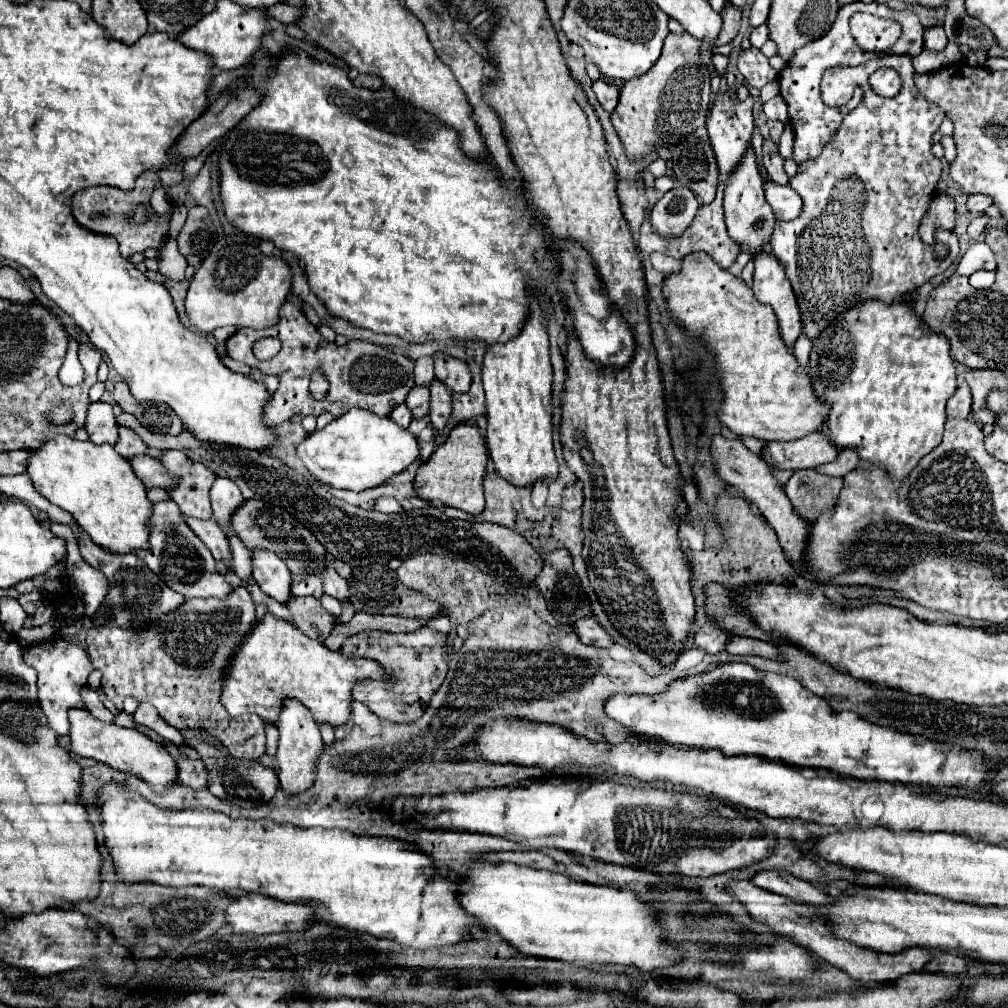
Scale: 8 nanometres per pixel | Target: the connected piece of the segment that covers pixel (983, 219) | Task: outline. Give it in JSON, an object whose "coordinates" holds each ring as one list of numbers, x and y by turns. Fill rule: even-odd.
{"coordinates":[[977,216,977,218,969,224,969,228,967,228,969,238,971,238,971,240,977,240,977,238,983,234,985,226,987,226,987,216]]}

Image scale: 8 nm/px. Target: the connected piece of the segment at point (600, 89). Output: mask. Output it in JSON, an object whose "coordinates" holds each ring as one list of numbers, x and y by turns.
{"coordinates":[[597,80,593,82,593,92,597,96,597,100,601,102,603,110,607,112,613,112,617,102,619,102,619,88,615,84,607,84,603,80]]}

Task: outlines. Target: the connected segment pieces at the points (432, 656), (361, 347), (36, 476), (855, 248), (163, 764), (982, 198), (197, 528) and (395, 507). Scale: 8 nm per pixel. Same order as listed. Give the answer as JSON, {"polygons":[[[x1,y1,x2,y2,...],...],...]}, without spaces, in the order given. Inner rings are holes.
{"polygons":[[[421,628,415,634,389,634,389,632,379,632,379,630,363,630,355,636,349,636,345,640,345,646,341,646,341,652,345,654,357,654,371,658,379,662,383,672,387,674,385,680,359,680,357,688,353,688,353,698,363,702,371,712,375,712,379,718,391,720,391,722,411,722,417,720,423,714,423,708,427,706,431,694,443,684,445,674,447,674,447,652,445,652,445,634]],[[287,300,281,306,279,320,271,328,261,328,261,330,241,328,237,334,233,334,227,340,227,356,245,362,251,368,257,368,263,374,281,376,281,384,275,396,263,408,263,422,269,426,277,426,295,414,319,416,323,412,329,412,335,418,339,418,349,408,361,408,377,416,389,416,389,412,395,406,405,402,405,396,415,386,411,358,403,354,395,354,389,348,381,348,365,340,349,340,345,346,331,344,317,332,317,326,313,326,305,318,301,308,291,300],[263,336,275,336,281,340,281,352,267,362,259,362,251,352,253,342],[315,370,321,370,329,382,329,392,325,394,323,400,313,398,313,394,309,392,311,374]],[[89,402,85,430,91,442,55,436,37,450,29,452,27,474,35,490,51,504,67,510,95,544,117,554,129,554,133,550,147,548,147,518,151,514,151,502,145,496,147,488,129,468,129,462,119,456,113,446,109,446,117,442,117,422,113,408,105,402]],[[885,56,863,66,863,100,843,118,833,142,825,146,815,160,801,164,797,176,789,180,789,186,803,198,803,214,791,222,777,222,771,238,773,256,783,264,785,276,793,286,801,312,803,334,811,342,815,342,817,334,821,334,823,328,829,326,839,314,853,308,853,304,863,300,881,300,885,304,893,304,903,294,913,292,933,276,943,274,959,256,959,242,953,232,939,230,935,234,935,240,949,248,949,254,943,260,937,258,935,248,925,244,917,234,919,222,937,192,937,182,941,176,941,160,931,154,931,144,933,134,939,130,939,124,945,118,943,110,929,104,917,90,911,56],[885,66,899,72,899,96,881,98,869,84,869,76,877,68]],[[69,708,69,738,71,738,71,750,77,756,93,758,97,762,105,762,117,770,133,772,139,778,143,778,155,792,161,792,163,788,177,782,177,766,175,760,167,754,167,750,151,740,147,734,135,730,135,728,123,728,117,724,107,724,99,718,95,718,85,708]],[[971,194,967,200,967,210,971,214,983,214,991,206,991,198,985,194]],[[185,518,185,522,191,526,191,530,201,538,201,542,211,550,215,560,221,560,231,570,233,558,229,556,229,540,225,540,225,532,215,520,199,520,199,518]],[[379,498,379,500,375,500,373,510,384,514,398,514,403,509,395,498]]]}

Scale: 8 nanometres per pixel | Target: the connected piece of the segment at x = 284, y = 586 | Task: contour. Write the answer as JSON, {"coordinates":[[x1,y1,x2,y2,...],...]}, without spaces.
{"coordinates":[[265,548,251,550,253,556,253,578,265,594,279,602,289,600,289,586,293,582,287,564,273,552,263,552]]}

